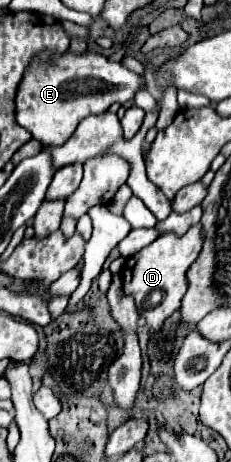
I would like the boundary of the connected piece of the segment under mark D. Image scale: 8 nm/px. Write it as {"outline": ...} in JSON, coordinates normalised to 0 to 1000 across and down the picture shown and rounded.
{"outline":[[[857,483],[857,487],[823,491],[797,509],[710,504],[658,530],[623,535],[615,543],[597,543],[563,561],[545,561],[537,582],[528,582],[537,626],[563,639],[580,639],[589,669],[615,686],[632,686],[641,712],[658,721],[684,721],[710,690],[736,686],[779,665],[779,652],[788,652],[805,617],[814,617],[805,591],[814,591],[814,578],[857,561],[874,522],[883,522],[883,509],[874,509],[874,491]]]}

